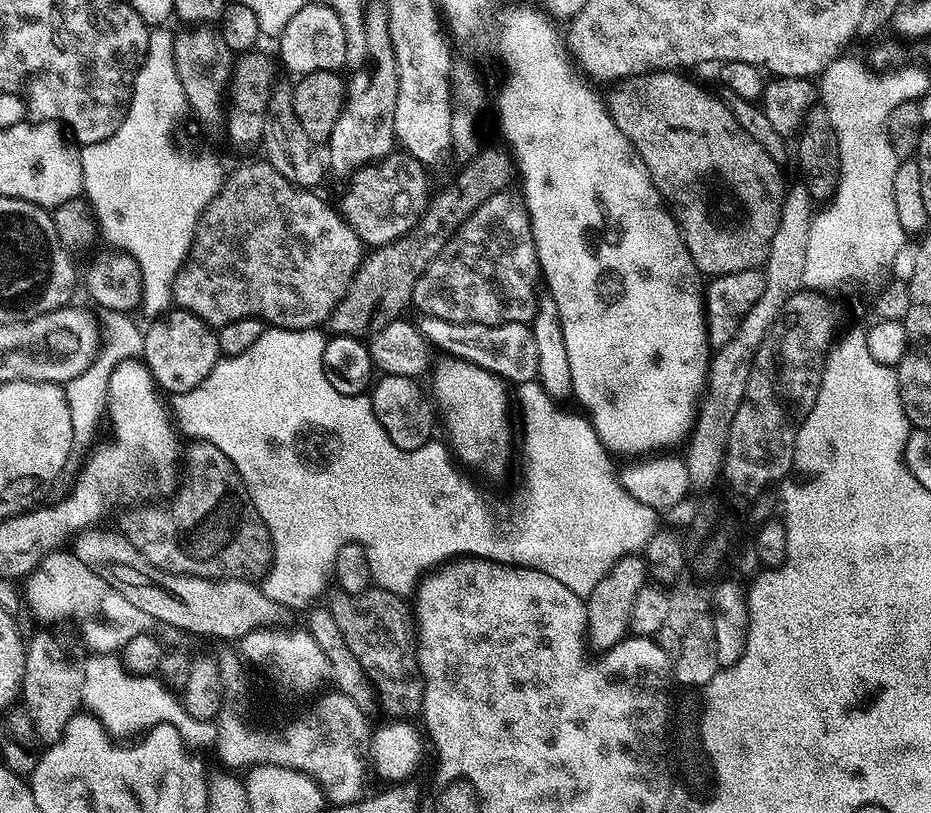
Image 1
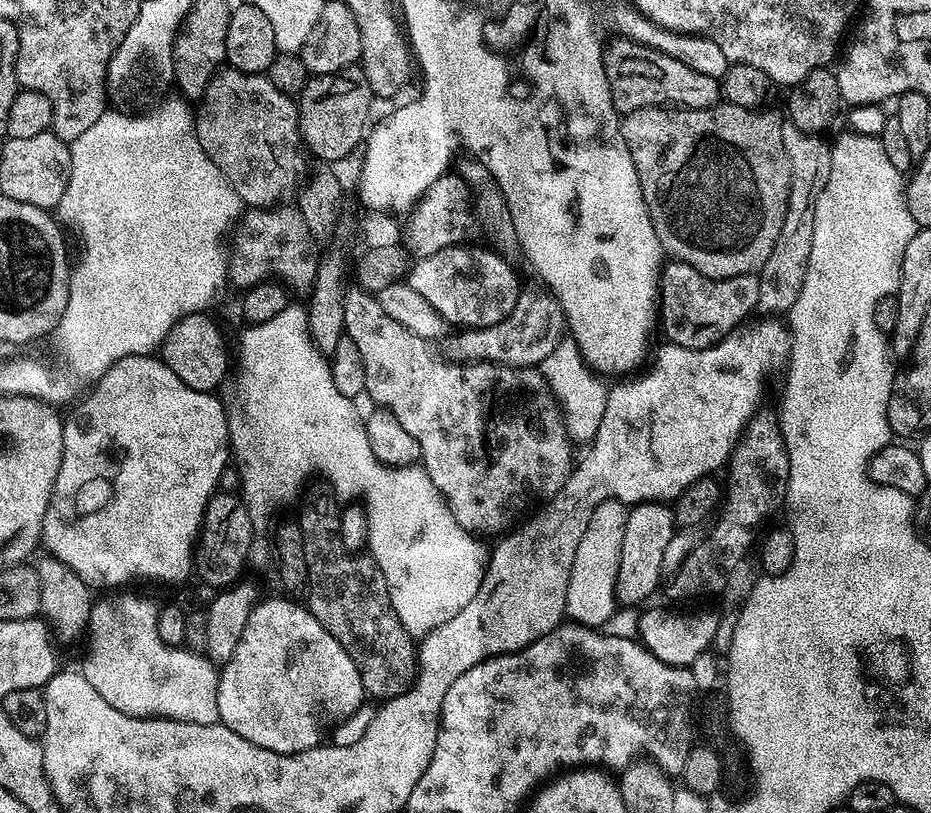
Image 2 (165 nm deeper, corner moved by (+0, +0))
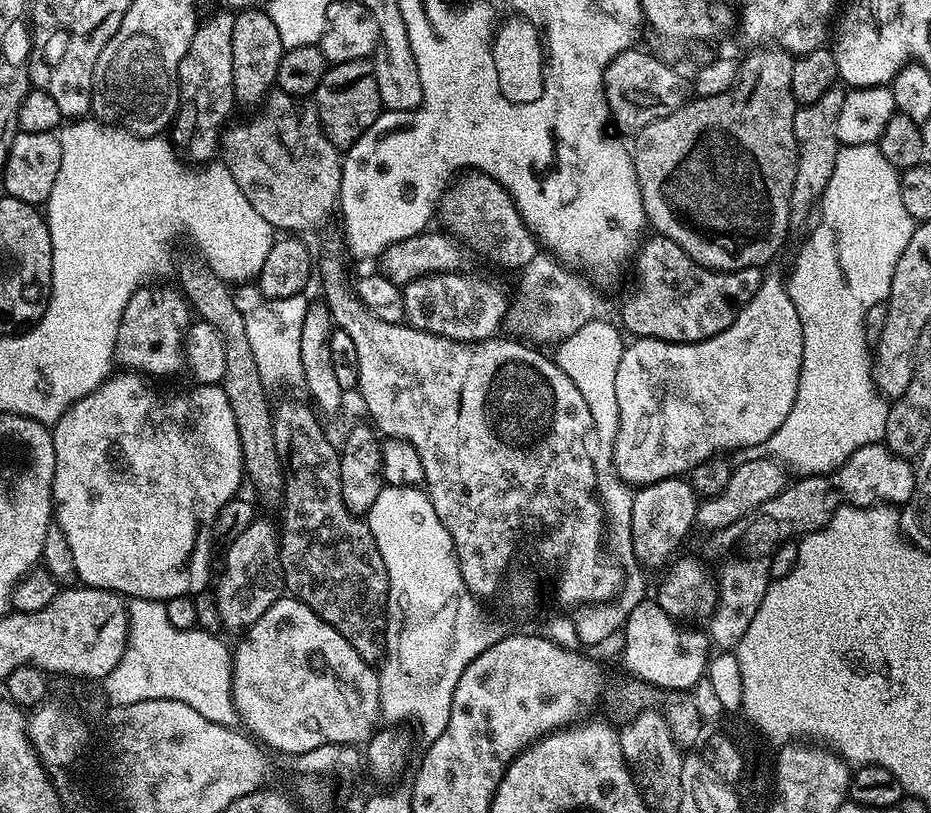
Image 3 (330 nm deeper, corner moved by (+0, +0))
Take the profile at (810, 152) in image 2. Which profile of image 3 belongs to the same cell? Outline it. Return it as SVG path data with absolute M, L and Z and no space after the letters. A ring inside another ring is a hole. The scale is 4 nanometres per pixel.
M834 86L818 98L818 102L810 102L797 107L794 114L794 138L796 139L796 173L794 174L794 190L792 191L792 224L798 226L807 218L814 206L819 205L824 191L828 189L830 174L834 174L836 159L842 147L840 140L836 137L838 130L838 113L842 110L845 89Z

